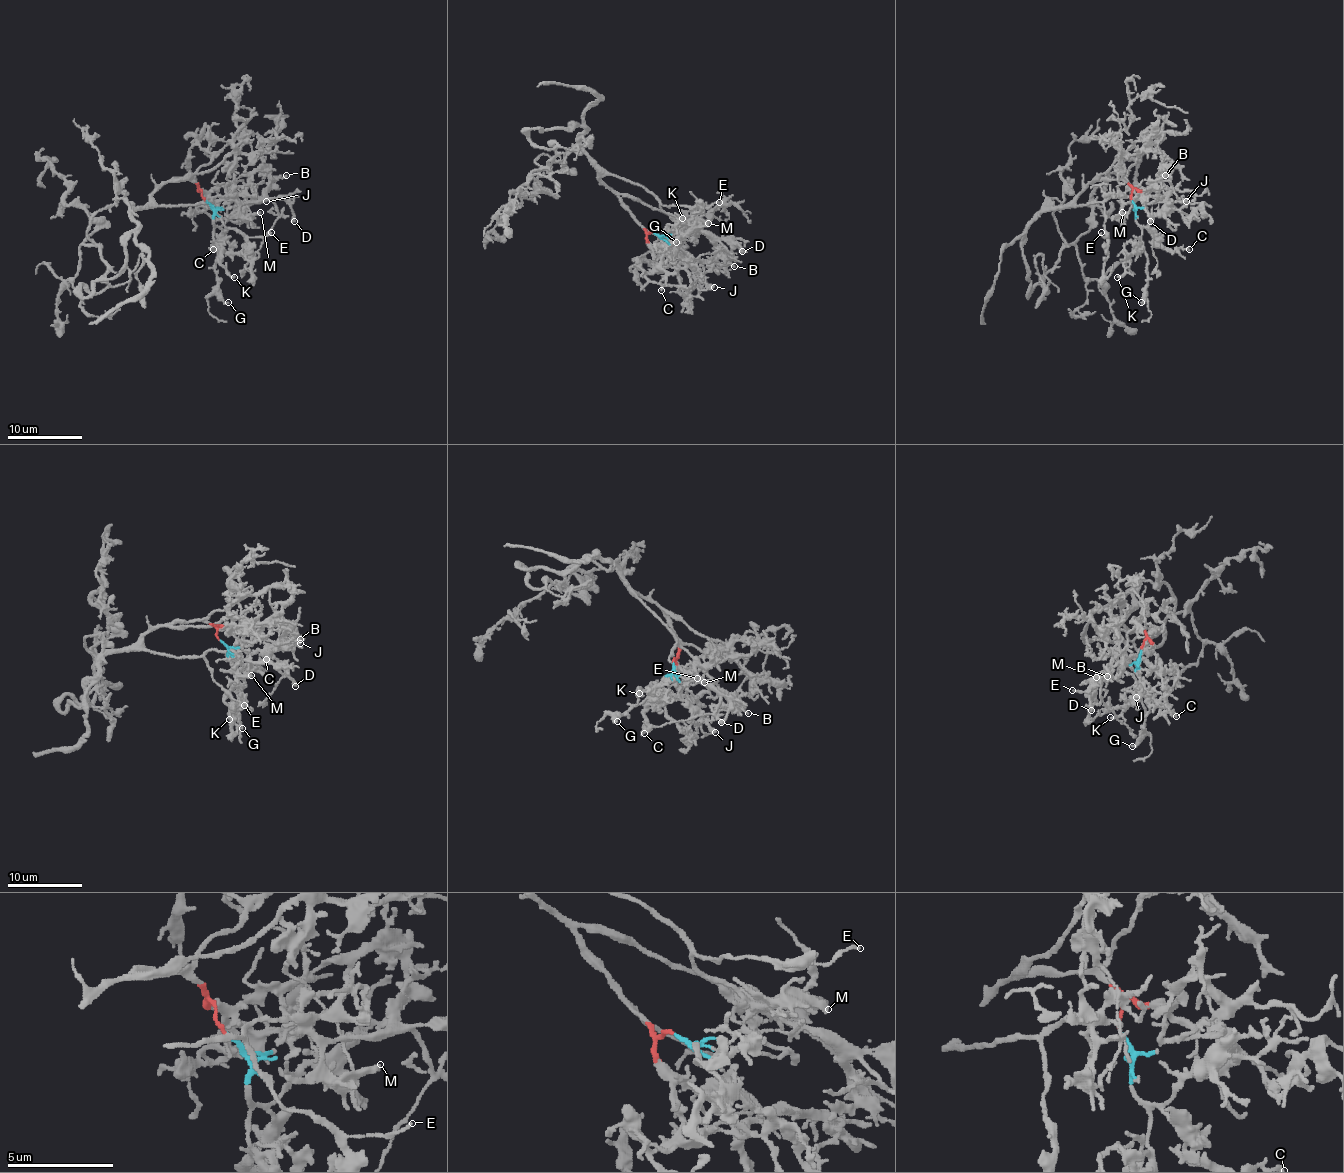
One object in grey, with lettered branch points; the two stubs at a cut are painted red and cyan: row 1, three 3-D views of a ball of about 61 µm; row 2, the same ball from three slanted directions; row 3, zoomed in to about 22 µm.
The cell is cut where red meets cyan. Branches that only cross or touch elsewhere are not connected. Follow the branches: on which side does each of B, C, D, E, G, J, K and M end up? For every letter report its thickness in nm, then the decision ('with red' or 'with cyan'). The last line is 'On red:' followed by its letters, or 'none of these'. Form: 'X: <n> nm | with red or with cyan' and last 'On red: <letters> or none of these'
B: 150 nm | with red
C: 170 nm | with cyan
D: 190 nm | with red
E: 120 nm | with red
G: 200 nm | with cyan
J: 400 nm | with cyan
K: 200 nm | with cyan
M: 340 nm | with red
On red: B, D, E, M

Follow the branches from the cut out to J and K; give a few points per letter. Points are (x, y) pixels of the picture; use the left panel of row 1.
J: (206, 201), (219, 225), (249, 203), (266, 201)
K: (206, 201), (213, 212), (213, 238), (223, 257), (225, 270), (234, 276)

